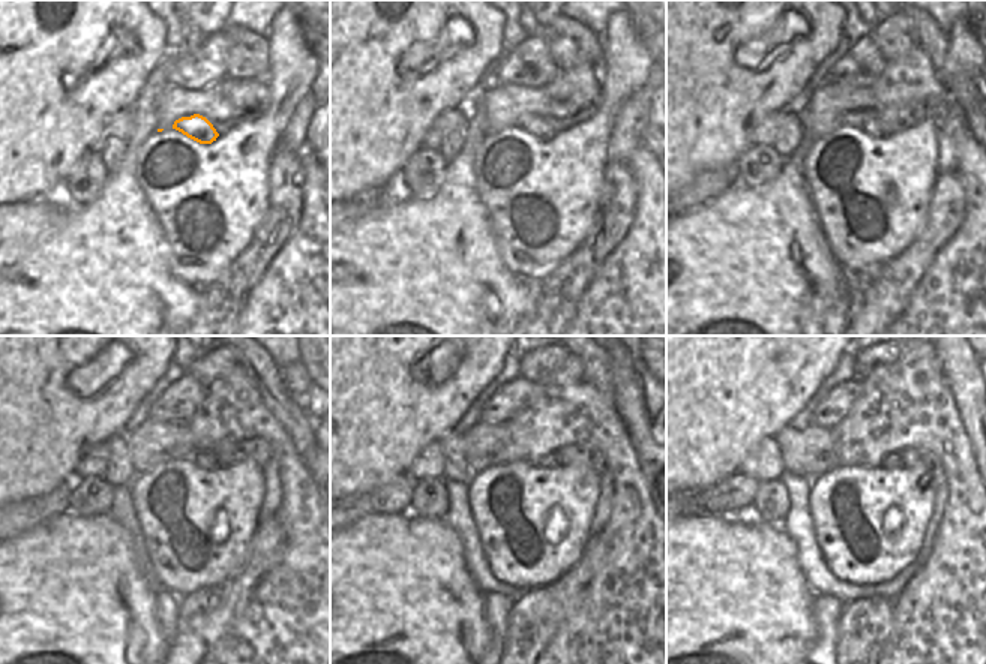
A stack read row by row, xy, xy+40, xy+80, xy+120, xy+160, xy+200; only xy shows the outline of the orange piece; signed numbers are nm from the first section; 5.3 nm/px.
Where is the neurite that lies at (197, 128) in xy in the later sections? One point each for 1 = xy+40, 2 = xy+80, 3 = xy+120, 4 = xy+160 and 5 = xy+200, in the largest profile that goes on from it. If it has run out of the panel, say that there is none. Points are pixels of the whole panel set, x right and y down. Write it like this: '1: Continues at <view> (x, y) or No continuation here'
1: Continues at xy+40 (538, 128)
2: Continues at xy+80 (874, 128)
3: Continues at xy+120 (206, 460)
4: Continues at xy+160 (548, 462)
5: Continues at xy+200 (893, 459).

